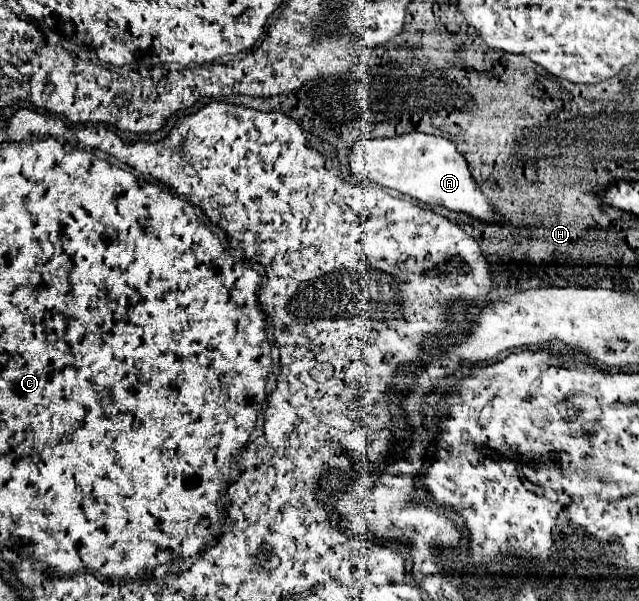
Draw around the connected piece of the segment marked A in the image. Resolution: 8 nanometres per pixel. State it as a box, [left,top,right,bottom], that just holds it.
[348,132,500,220]

